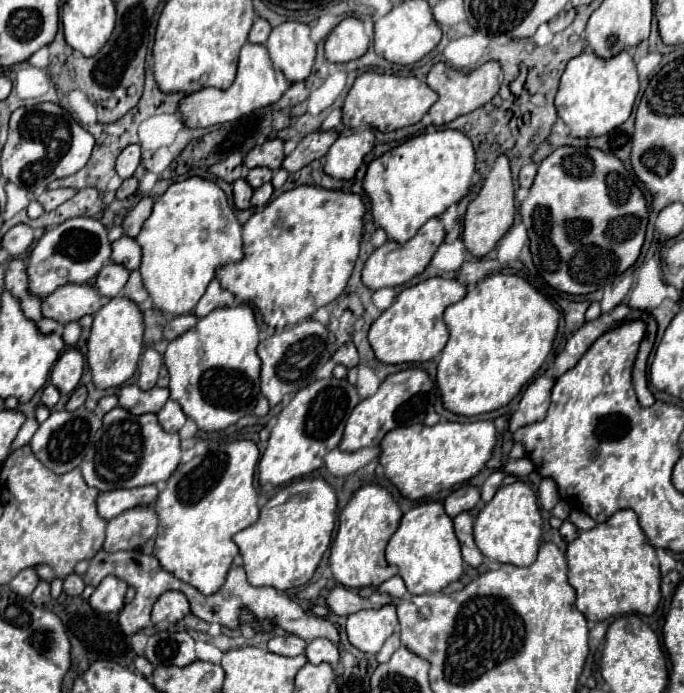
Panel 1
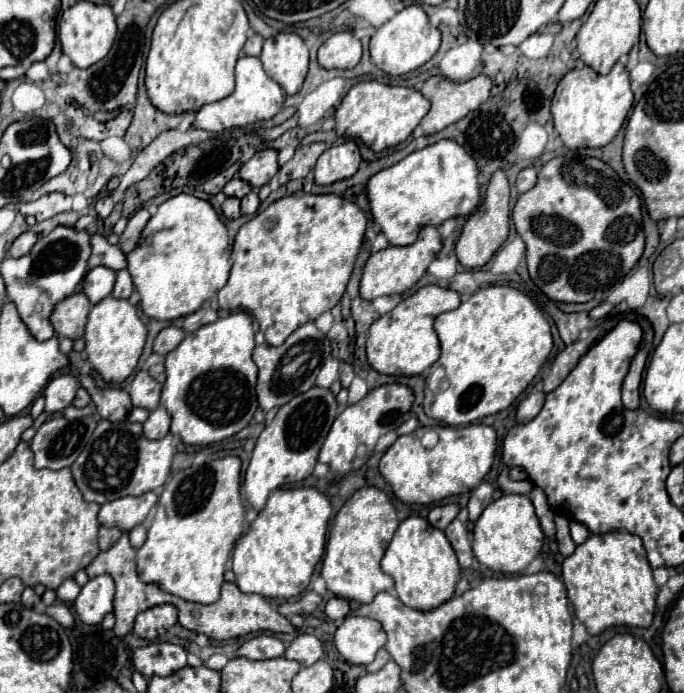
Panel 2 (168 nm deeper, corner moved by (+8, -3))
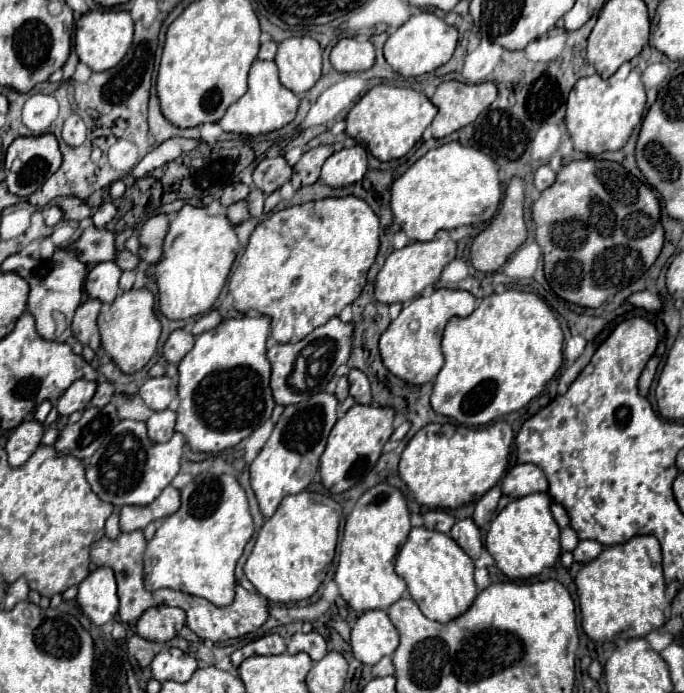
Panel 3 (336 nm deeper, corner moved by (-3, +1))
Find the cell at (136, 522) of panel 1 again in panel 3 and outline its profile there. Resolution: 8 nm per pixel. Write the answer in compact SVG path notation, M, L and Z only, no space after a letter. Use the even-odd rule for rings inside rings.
M114 511L114 513L108 517L108 521L106 521L106 537L108 537L108 539L118 539L118 535L120 535L118 513Z

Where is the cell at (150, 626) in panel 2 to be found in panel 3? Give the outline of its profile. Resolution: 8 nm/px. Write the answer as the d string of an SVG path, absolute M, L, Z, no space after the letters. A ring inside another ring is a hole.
M152 607L136 623L136 633L148 641L170 641L186 623L180 607Z

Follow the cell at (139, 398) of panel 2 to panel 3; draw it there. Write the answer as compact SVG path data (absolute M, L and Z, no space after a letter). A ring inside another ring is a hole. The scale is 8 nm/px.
M150 377L138 395L152 411L164 411L176 397L176 383L170 377Z

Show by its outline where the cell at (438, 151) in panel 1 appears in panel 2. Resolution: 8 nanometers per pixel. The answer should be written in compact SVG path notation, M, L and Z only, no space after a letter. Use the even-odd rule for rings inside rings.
M443 139L421 151L413 151L403 161L369 179L367 197L373 219L381 225L391 245L413 245L423 227L439 227L447 219L465 217L477 209L481 203L477 175L477 163L455 141Z

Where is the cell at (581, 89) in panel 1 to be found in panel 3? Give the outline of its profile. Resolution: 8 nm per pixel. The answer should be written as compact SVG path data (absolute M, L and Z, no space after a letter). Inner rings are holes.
M624 63L610 79L602 79L598 73L578 79L566 103L566 127L574 141L574 149L592 155L620 149L634 127L640 125L644 107L644 85L640 81L640 71L632 63Z

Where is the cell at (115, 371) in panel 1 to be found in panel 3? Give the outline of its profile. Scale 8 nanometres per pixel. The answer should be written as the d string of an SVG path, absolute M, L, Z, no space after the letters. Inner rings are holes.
M130 289L120 293L112 303L104 303L100 317L100 343L106 355L120 367L122 373L140 371L156 353L156 345L160 339L160 321L154 313L154 295L148 289Z

